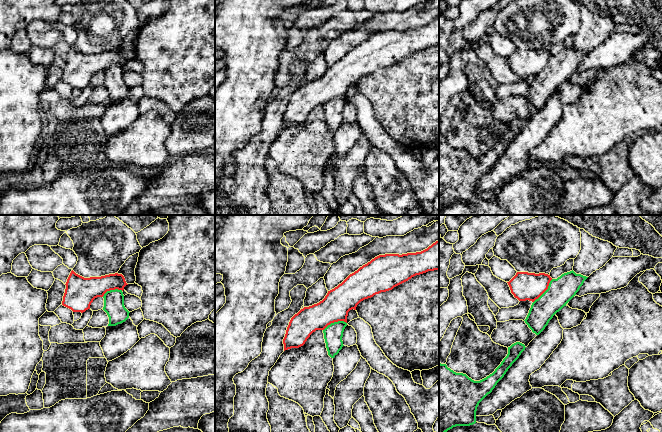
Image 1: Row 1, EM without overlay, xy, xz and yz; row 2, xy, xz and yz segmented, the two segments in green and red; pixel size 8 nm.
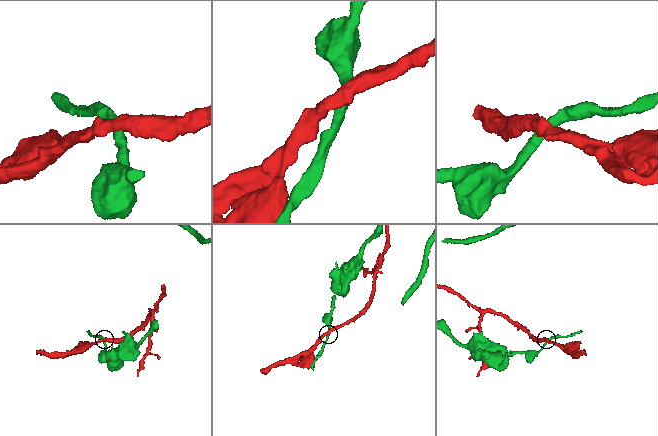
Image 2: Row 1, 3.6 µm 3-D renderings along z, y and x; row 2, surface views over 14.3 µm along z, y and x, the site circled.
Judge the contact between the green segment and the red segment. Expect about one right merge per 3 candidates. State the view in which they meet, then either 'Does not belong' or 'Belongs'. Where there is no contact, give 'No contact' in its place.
Touches green in yz. Does not belong

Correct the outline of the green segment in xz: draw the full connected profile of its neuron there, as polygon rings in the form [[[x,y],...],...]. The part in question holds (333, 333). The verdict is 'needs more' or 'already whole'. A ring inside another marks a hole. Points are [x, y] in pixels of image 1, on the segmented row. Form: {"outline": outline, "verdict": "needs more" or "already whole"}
{"outline": [[[338,321],[331,323],[323,330],[326,348],[331,358],[334,358],[344,346],[342,337],[346,326],[346,322]]], "verdict": "already whole"}

